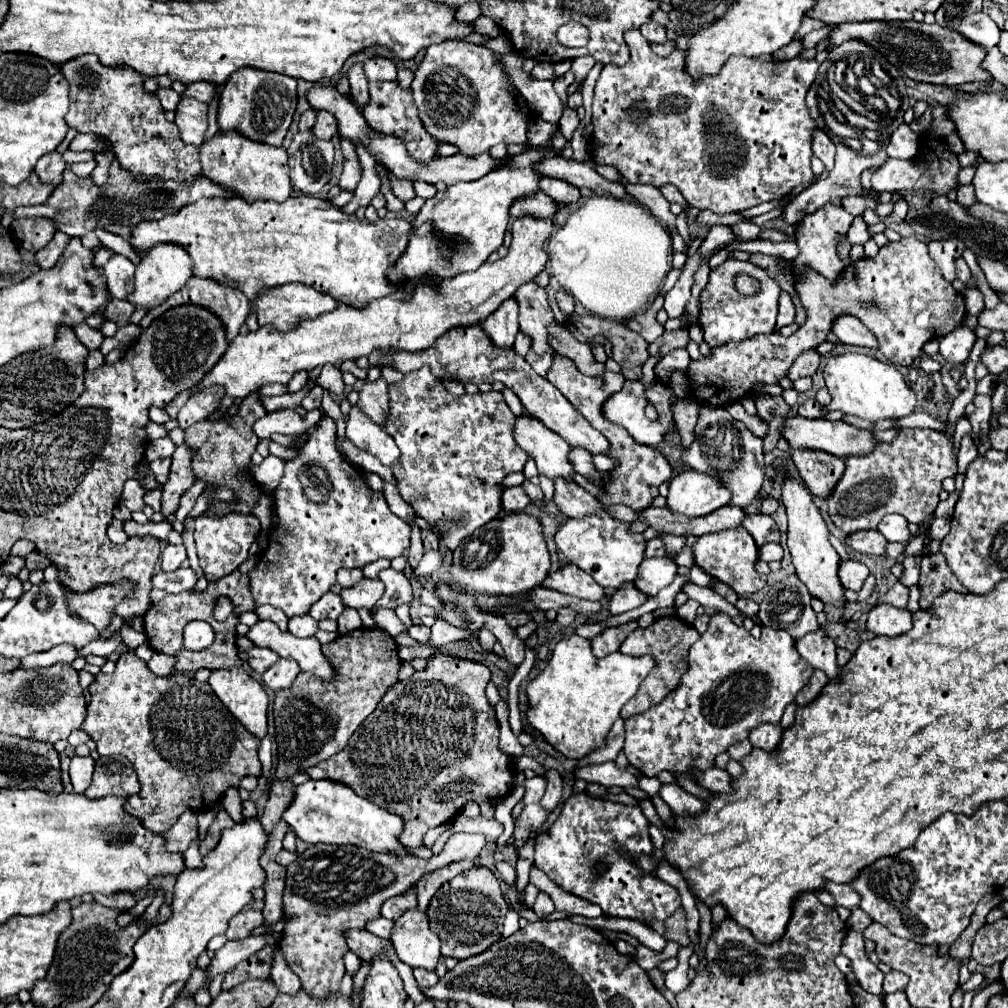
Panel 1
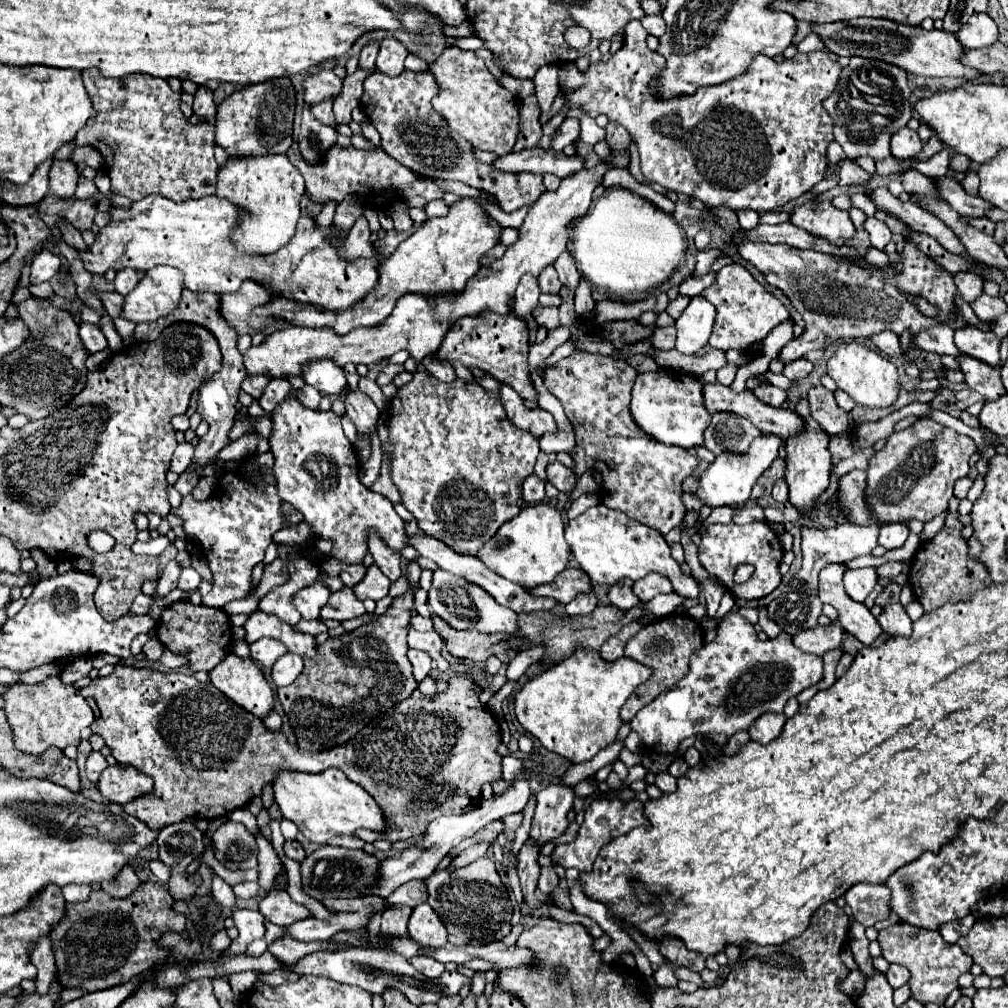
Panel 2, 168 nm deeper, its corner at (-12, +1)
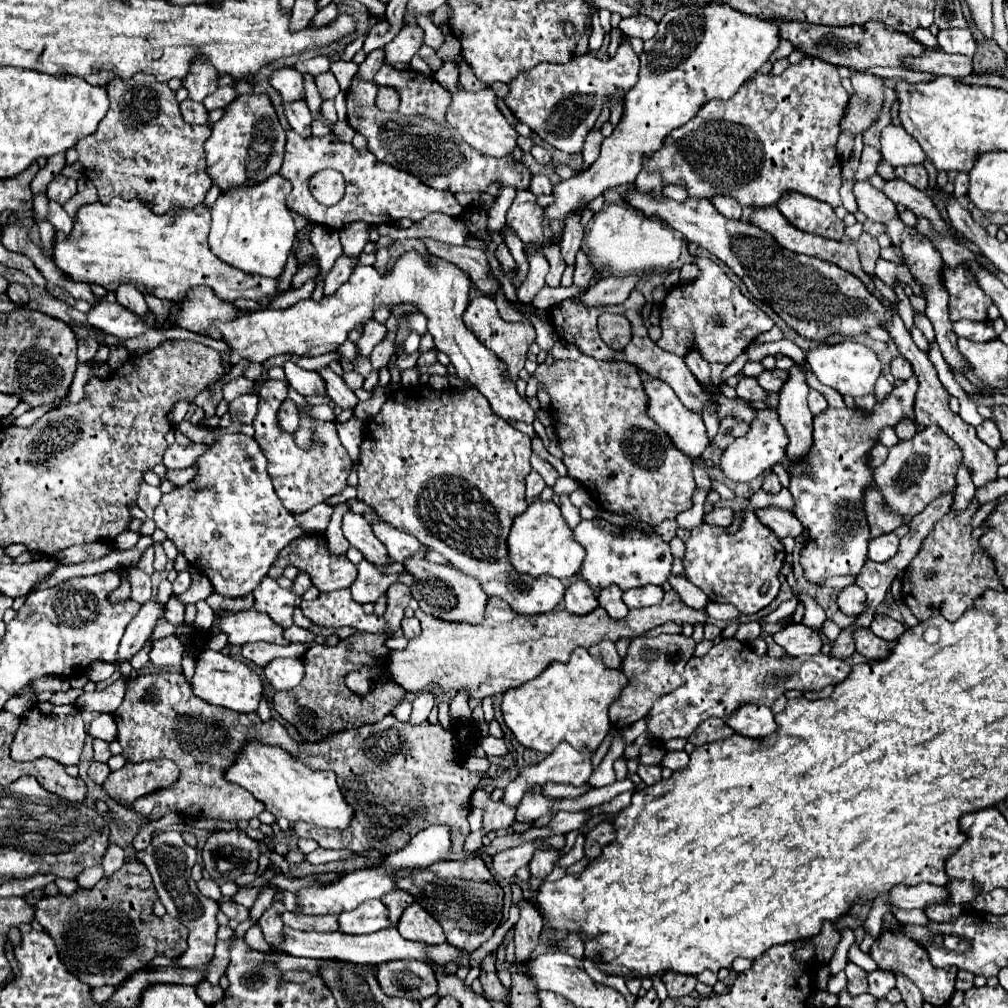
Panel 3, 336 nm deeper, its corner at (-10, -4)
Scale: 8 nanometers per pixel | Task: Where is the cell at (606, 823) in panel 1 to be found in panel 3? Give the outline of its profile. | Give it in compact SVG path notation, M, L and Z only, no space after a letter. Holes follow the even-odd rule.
M602 820L598 826L594 826L588 834L586 834L586 844L584 844L584 858L588 862L592 862L594 858L598 858L604 850L604 846L608 846L610 842L616 840L616 826L612 820Z

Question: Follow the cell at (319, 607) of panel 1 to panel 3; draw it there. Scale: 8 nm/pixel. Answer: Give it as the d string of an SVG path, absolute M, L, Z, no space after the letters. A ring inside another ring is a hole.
M350 590L324 592L316 600L302 600L300 608L314 624L326 628L354 626L356 630L364 632L380 632L386 626L382 616L364 614L362 606L352 600Z

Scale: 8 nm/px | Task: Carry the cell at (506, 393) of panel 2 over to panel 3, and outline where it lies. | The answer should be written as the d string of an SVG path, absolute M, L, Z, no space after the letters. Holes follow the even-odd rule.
M408 250L394 262L392 270L388 270L386 274L380 274L374 266L358 264L350 280L344 282L334 294L322 296L320 302L308 298L284 310L266 308L248 312L232 322L222 324L222 336L232 348L230 364L236 364L242 358L248 358L250 362L264 362L272 356L288 352L306 354L310 348L322 344L338 346L348 338L350 330L372 320L374 312L380 306L386 306L392 312L396 306L412 304L428 318L428 332L432 334L436 348L450 358L458 378L478 388L500 418L534 424L536 412L524 398L518 396L514 384L504 378L506 366L500 364L500 360L484 344L480 344L478 338L462 322L462 314L470 304L470 290L472 278L466 270L430 252L420 254L418 250Z

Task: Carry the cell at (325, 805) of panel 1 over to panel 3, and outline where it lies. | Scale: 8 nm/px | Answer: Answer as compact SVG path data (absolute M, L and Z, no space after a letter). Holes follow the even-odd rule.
M258 740L244 746L242 756L228 768L226 778L250 790L264 802L268 812L288 822L308 822L318 828L346 830L354 818L354 808L340 792L334 772L314 772L288 756L288 752L276 746L264 746Z

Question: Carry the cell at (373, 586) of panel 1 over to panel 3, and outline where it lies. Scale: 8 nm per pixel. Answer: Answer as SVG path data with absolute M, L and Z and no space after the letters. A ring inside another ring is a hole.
M362 560L358 564L358 578L350 586L352 598L358 604L376 602L382 594L386 594L390 584L394 584L396 580L398 580L398 574L384 574L378 568L374 568L374 564L370 564L368 560Z

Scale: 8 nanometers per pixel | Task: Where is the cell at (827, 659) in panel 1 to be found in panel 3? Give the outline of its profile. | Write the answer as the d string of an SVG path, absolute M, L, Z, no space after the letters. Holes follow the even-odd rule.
M790 624L784 630L774 634L774 640L790 654L790 656L810 656L822 650L822 638L816 630L804 624Z

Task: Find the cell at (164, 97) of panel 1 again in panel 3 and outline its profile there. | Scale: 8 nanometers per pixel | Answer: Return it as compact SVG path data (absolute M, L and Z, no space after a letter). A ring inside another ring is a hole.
M184 100L180 102L180 112L188 124L208 124L208 110L204 108L204 104L198 104L194 100Z

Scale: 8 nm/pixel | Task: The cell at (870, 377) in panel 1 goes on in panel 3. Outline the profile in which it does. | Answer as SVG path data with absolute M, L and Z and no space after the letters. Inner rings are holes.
M852 340L840 342L836 346L818 346L806 354L806 360L822 384L838 390L842 396L852 396L852 398L874 394L874 384L882 370L878 356L864 344Z

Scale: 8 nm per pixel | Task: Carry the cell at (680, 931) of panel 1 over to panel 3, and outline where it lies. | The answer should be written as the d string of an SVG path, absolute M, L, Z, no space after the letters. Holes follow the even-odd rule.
M672 970L664 972L662 980L664 980L666 988L668 988L668 996L672 996L672 998L678 998L678 996L686 996L686 994L690 994L690 992L694 990L696 982L698 982L696 976L688 976L688 974L672 972Z

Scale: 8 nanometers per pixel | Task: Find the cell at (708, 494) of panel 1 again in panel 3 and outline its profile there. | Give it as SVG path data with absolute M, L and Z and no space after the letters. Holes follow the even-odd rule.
M766 408L758 412L758 420L754 424L750 424L750 432L744 438L734 440L722 454L720 458L720 470L726 478L732 478L734 482L752 482L754 478L758 478L762 472L770 470L776 462L780 462L784 458L786 452L786 432L778 422L778 412L776 408Z

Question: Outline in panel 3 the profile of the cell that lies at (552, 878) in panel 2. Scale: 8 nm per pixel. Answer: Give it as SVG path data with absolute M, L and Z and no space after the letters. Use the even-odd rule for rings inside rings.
M542 850L542 852L536 852L534 854L534 860L528 864L528 868L530 868L530 874L534 876L534 878L546 878L550 872L552 872L552 868L554 868L554 862L560 858L560 854L558 854L558 850Z

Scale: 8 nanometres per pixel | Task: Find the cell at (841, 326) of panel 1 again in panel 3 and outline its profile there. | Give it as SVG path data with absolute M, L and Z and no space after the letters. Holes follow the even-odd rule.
M902 356L894 358L894 360L890 362L890 366L892 366L892 376L894 376L894 378L908 380L908 376L912 376L912 366L910 366L910 362L904 360Z

